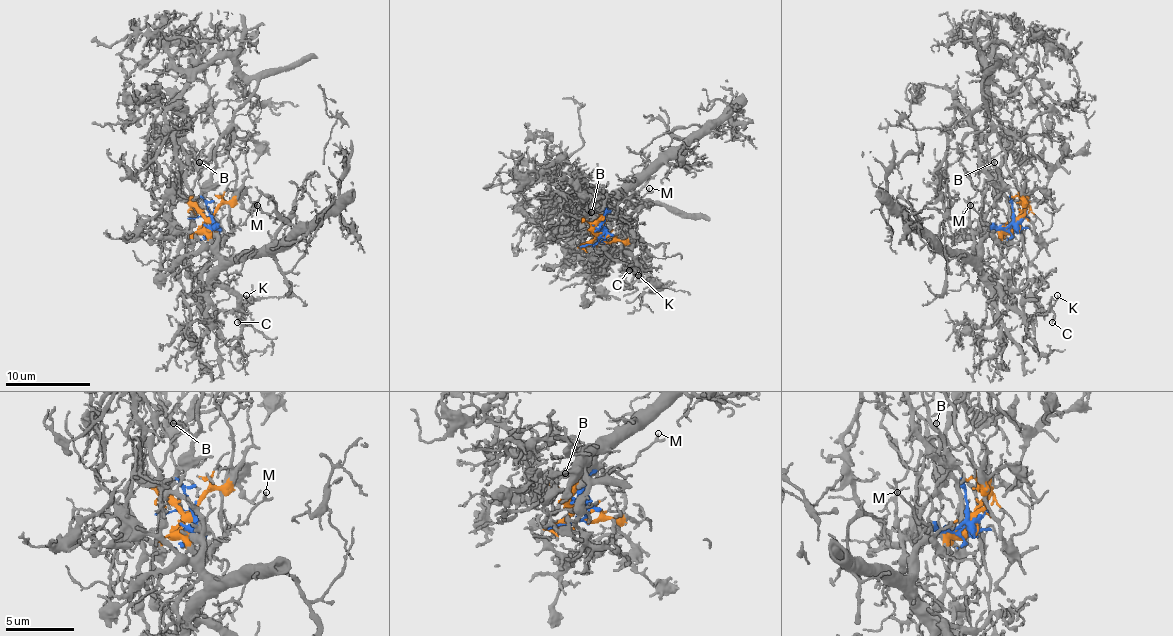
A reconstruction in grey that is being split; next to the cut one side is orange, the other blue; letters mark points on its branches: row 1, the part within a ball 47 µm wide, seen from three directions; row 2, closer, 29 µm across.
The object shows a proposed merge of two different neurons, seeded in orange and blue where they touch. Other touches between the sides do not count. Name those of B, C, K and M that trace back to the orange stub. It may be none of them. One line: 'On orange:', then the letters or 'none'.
On orange: C, K, M

